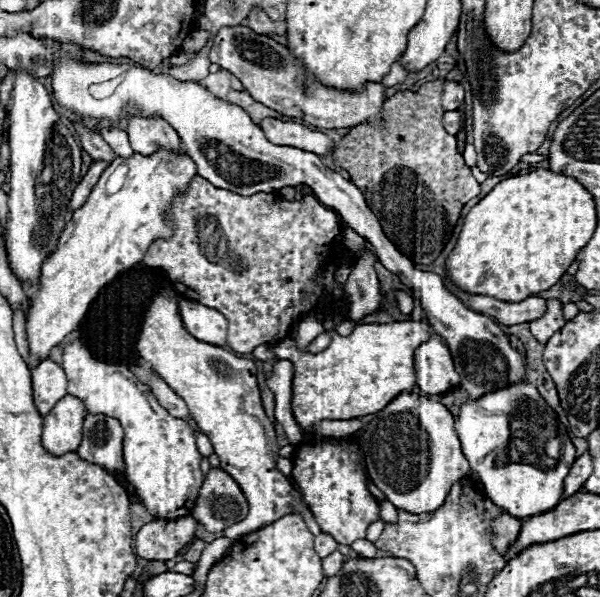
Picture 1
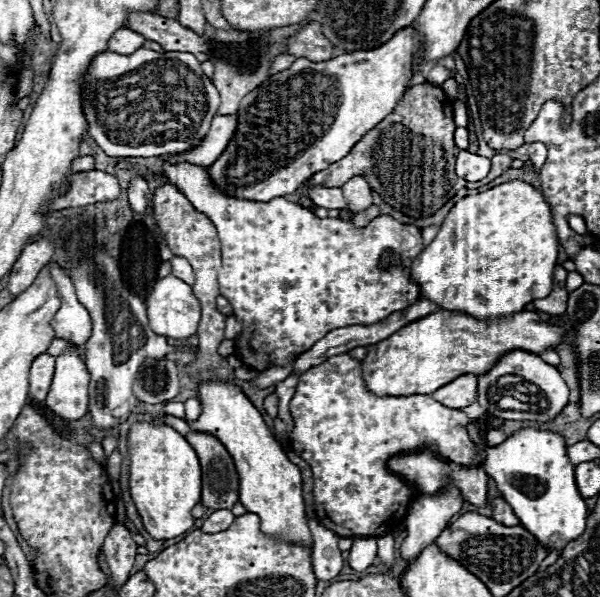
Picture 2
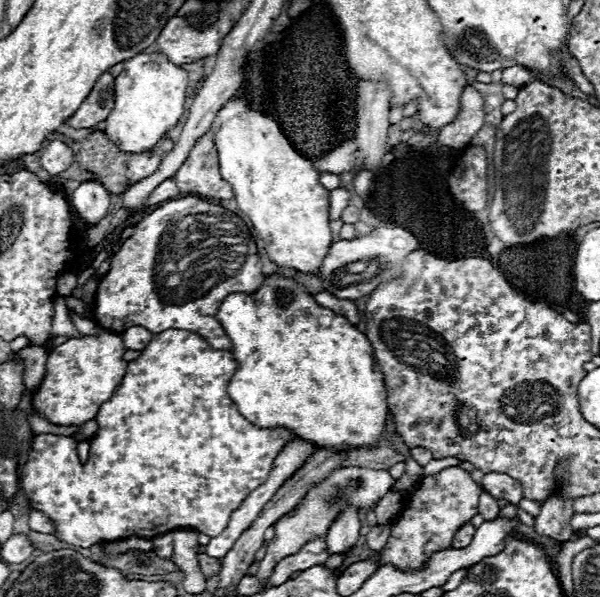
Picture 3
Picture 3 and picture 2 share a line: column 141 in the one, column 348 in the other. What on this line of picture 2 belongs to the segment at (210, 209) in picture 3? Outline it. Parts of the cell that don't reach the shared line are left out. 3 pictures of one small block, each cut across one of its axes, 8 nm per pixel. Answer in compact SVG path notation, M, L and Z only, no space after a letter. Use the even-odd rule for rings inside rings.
M164 162L162 166L166 178L186 194L186 198L192 202L192 206L206 214L216 230L218 230L218 238L220 238L220 244L222 244L222 268L218 272L220 276L220 292L222 296L232 304L234 308L234 316L242 322L242 332L236 340L236 354L242 358L242 362L252 368L252 370L266 370L266 368L272 368L272 366L284 366L288 364L290 360L294 360L296 356L300 356L302 352L310 350L310 346L314 346L314 342L318 342L320 338L324 338L330 330L336 330L336 328L346 328L346 326L354 326L354 324L374 324L374 322L380 322L384 320L386 316L390 316L392 312L398 312L398 310L404 310L406 306L414 304L418 298L420 298L420 288L418 284L410 282L410 266L412 262L418 258L418 254L422 252L422 236L420 236L420 230L416 226L406 226L406 224L400 224L398 220L394 220L392 216L378 216L374 220L368 222L366 228L354 228L354 224L350 220L340 220L340 218L318 218L314 212L302 208L300 204L294 204L294 202L288 202L286 198L274 198L270 202L250 202L250 200L242 200L242 198L230 198L226 194L222 194L212 182L210 182L210 176L208 176L208 168L204 166L194 166L190 162L180 162L180 164L174 164L174 162Z

